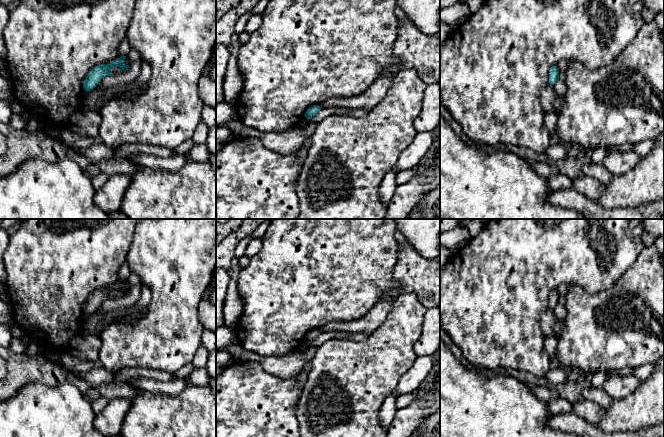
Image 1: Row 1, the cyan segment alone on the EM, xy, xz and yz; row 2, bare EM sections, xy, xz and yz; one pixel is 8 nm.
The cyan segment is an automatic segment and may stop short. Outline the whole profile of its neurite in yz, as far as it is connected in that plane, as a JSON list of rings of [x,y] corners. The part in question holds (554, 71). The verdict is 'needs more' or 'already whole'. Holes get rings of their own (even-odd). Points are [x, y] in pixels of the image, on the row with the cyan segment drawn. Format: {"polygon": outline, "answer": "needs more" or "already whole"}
{"polygon": [[[556,65],[549,70],[549,84],[554,85],[559,80],[559,69]]], "answer": "already whole"}

